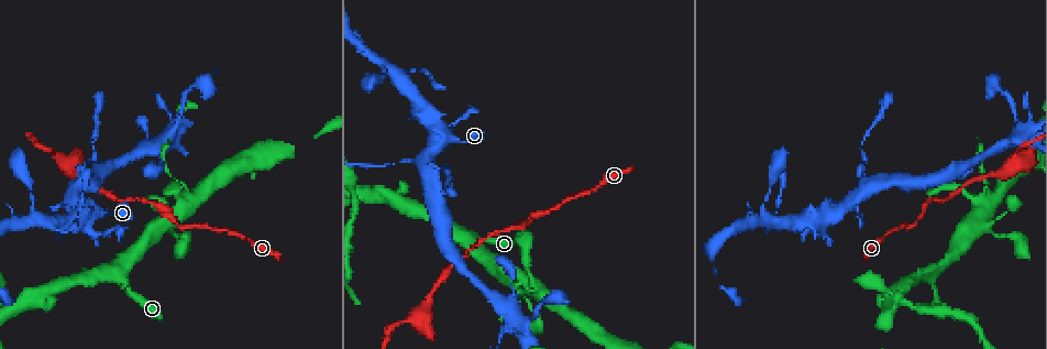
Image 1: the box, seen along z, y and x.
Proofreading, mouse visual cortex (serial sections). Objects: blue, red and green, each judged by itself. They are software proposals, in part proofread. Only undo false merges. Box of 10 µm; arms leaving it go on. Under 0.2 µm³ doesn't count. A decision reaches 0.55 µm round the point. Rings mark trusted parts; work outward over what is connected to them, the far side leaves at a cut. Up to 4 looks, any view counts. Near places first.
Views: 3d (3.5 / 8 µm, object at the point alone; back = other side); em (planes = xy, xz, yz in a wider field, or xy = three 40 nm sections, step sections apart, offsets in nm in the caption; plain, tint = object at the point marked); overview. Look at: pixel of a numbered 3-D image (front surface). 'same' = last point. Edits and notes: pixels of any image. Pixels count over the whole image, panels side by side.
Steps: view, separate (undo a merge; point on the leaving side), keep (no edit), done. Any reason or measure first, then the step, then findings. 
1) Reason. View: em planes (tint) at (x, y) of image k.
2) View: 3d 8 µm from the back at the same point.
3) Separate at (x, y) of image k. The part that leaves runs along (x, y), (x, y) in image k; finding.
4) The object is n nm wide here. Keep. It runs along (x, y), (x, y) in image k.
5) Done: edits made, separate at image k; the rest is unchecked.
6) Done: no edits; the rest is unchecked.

Thin arm on a thick one. View: 3d 3.5 µm at (75, 202) of image 1.

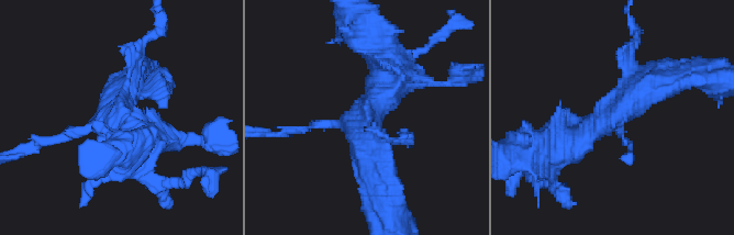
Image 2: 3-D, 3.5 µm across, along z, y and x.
3 arms meet here; the arms are 100, 350, 450 nm wide. View: em xy step 1 (tint) at (120, 117) of image 2.

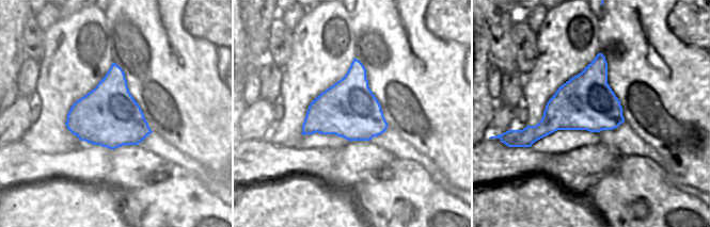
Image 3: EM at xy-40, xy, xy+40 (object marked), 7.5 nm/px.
Keep. It runs along (571, 138), (670, 81) in image 2; one cell here.

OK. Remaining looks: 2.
Abrupt turn. View: 3d 3.5 µm at (14, 310) of image 1.

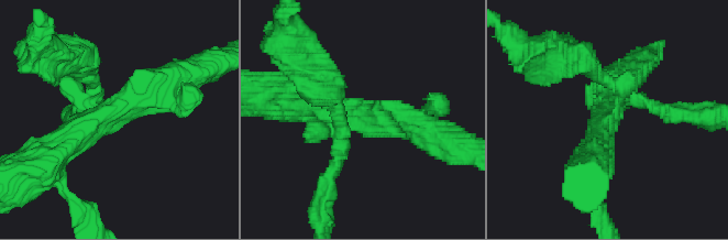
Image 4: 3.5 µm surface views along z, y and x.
Keep. It runs along (421, 132), (351, 118), (333, 168) in image 4; one cell here.

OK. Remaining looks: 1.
Done: no edits; the rest is unchecked.

